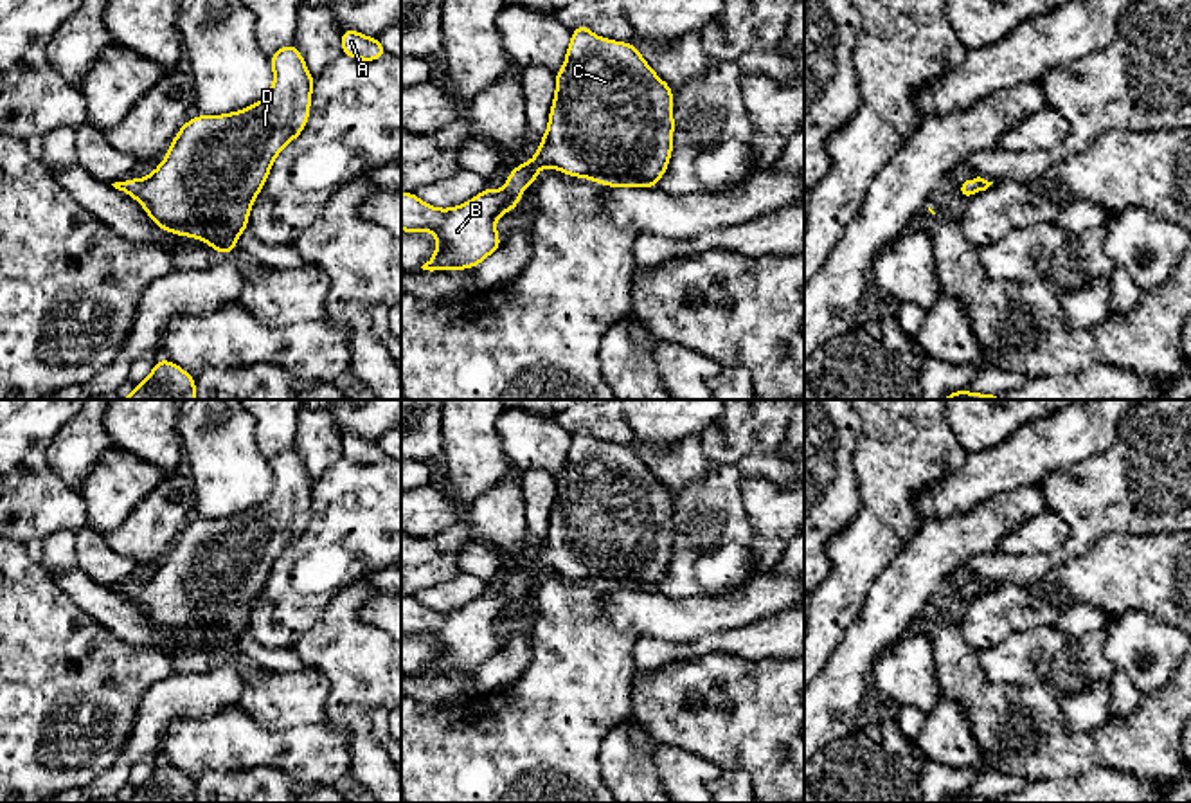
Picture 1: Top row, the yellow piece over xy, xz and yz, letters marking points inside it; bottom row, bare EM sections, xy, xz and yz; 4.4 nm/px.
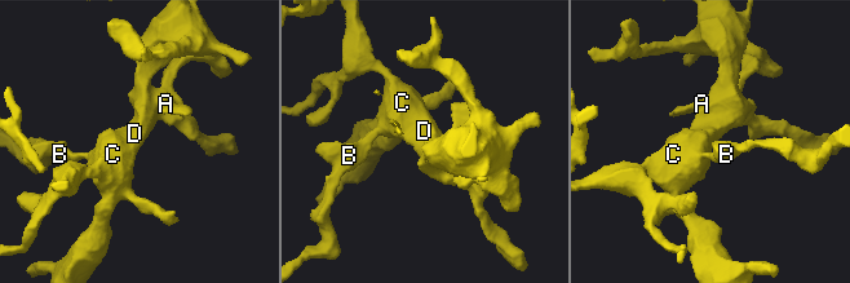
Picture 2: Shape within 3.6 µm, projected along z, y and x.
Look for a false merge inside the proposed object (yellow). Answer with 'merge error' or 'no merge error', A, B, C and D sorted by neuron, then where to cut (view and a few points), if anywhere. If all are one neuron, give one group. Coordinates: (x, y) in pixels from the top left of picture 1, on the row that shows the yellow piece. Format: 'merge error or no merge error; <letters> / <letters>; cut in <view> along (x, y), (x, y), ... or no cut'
no merge error; A B C D; no cut

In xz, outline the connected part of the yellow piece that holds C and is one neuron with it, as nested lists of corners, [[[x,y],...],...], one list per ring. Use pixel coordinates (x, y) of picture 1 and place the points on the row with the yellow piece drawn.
[[[581,23],[572,31],[565,65],[556,72],[556,95],[538,153],[509,173],[502,191],[486,187],[453,209],[437,209],[421,202],[416,193],[401,193],[401,230],[435,234],[437,252],[423,270],[475,268],[502,247],[495,221],[516,209],[524,189],[538,180],[540,166],[610,187],[657,187],[671,158],[673,130],[673,90],[653,72],[637,47],[599,38]]]

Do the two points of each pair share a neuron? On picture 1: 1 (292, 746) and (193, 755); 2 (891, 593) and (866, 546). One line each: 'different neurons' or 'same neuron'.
1: same neuron
2: different neurons

